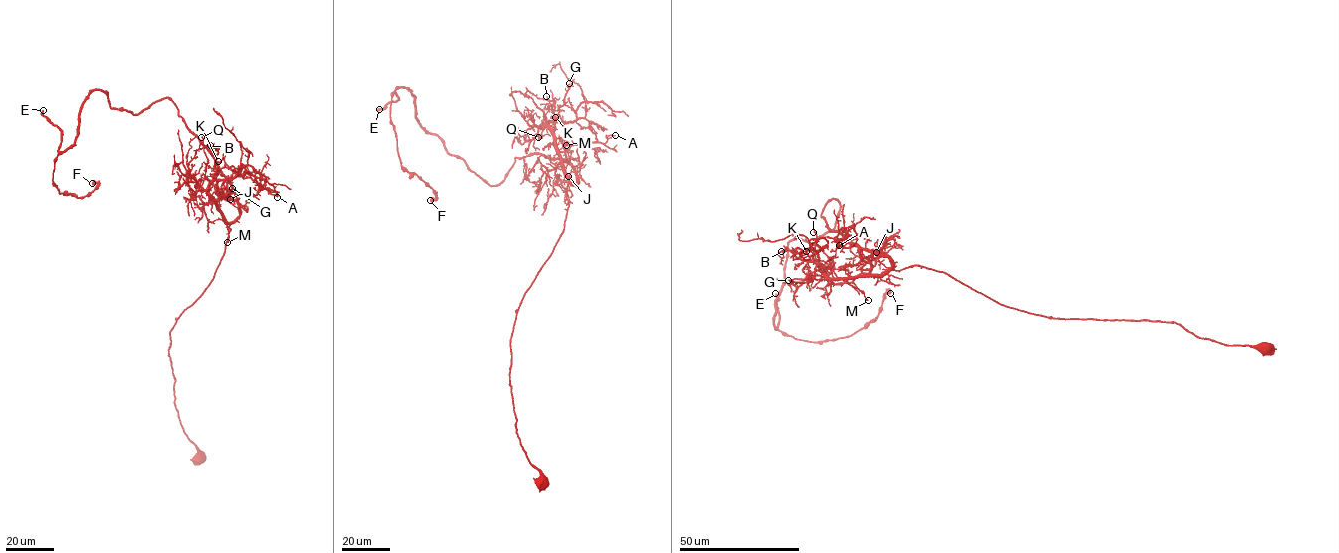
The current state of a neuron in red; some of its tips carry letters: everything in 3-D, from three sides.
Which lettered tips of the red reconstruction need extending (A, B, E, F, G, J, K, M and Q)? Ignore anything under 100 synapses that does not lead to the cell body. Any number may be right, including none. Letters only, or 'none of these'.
E

